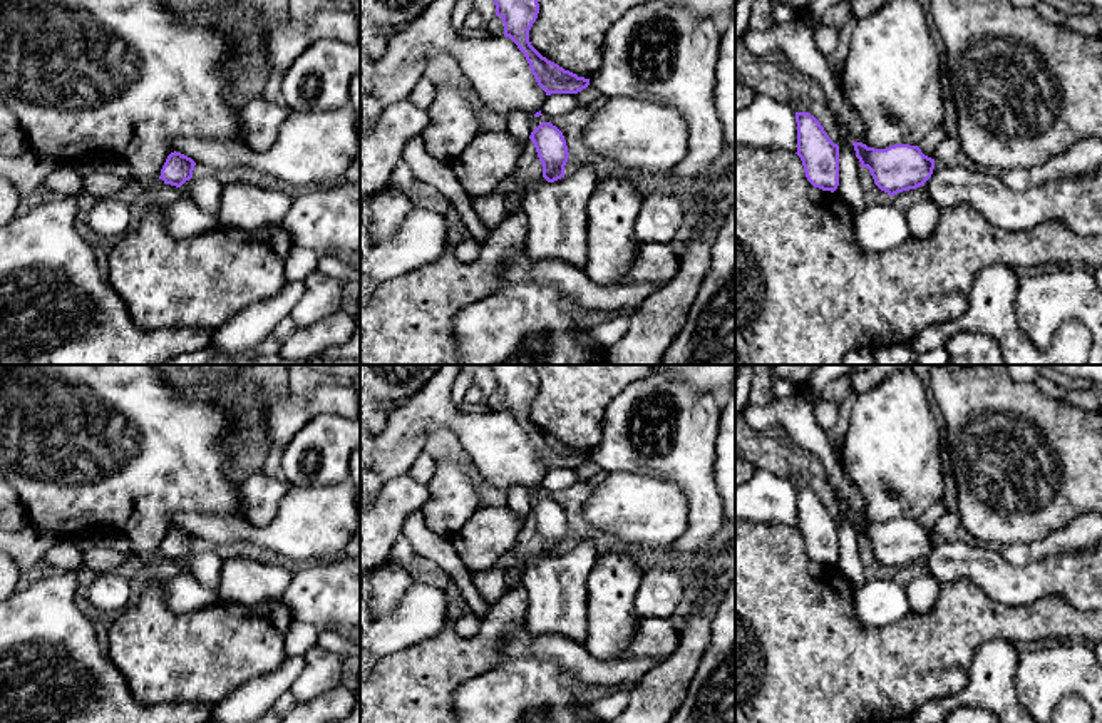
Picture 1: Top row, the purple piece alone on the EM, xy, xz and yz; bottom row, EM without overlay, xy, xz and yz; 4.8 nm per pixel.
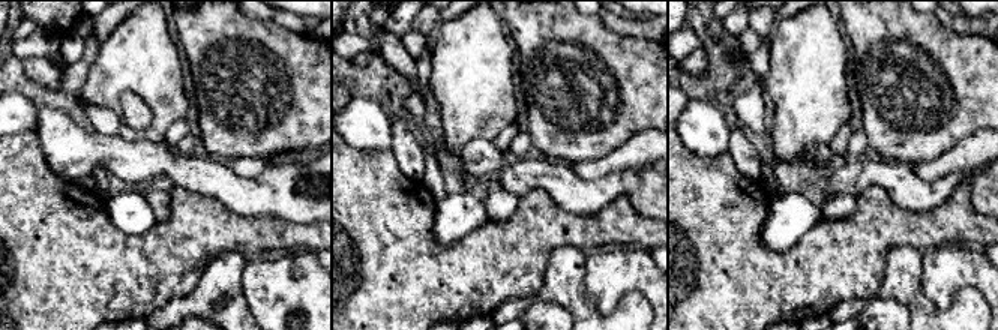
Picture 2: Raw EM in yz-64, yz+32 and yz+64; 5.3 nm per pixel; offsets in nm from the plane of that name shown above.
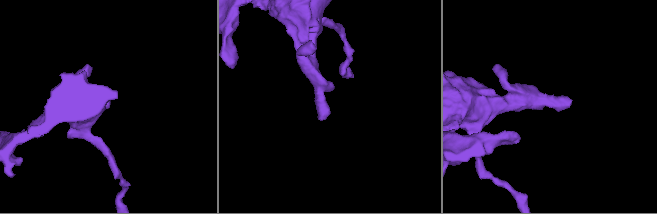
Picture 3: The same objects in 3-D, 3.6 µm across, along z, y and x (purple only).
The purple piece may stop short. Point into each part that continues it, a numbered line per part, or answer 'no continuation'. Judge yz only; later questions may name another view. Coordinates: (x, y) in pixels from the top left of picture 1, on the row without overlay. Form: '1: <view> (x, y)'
1: yz (1076, 576)

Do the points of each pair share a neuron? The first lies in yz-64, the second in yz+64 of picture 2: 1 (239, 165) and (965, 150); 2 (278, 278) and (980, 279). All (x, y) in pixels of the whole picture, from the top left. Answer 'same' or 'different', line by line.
1: same
2: same

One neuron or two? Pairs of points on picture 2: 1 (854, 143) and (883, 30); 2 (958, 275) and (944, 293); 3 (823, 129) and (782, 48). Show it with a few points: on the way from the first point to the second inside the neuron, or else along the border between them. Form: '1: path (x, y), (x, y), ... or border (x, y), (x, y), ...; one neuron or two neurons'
1: border (862, 129), (869, 147); two neurons
2: path (953, 279), (944, 288); one neuron
3: path (812, 110), (806, 72), (802, 68); one neuron

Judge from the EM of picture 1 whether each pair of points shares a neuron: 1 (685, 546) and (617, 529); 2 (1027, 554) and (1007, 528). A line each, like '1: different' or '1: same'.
1: different
2: different

